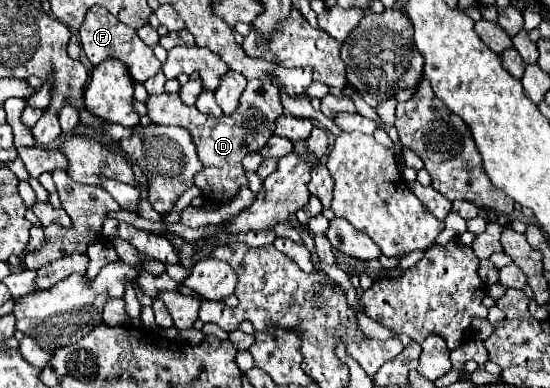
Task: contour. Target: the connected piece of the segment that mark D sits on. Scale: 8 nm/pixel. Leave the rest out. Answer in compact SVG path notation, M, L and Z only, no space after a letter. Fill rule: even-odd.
M250 80L242 94L238 110L232 116L214 118L214 116L200 114L196 110L196 106L184 106L184 102L180 102L178 94L168 94L168 92L150 96L146 106L148 106L148 116L152 118L154 124L182 126L190 132L198 158L204 166L194 176L194 186L202 190L202 196L208 204L228 204L238 194L240 186L248 184L244 168L242 168L242 158L252 150L262 150L262 146L272 136L272 126L274 126L276 118L284 110L278 88L268 80L266 82Z

